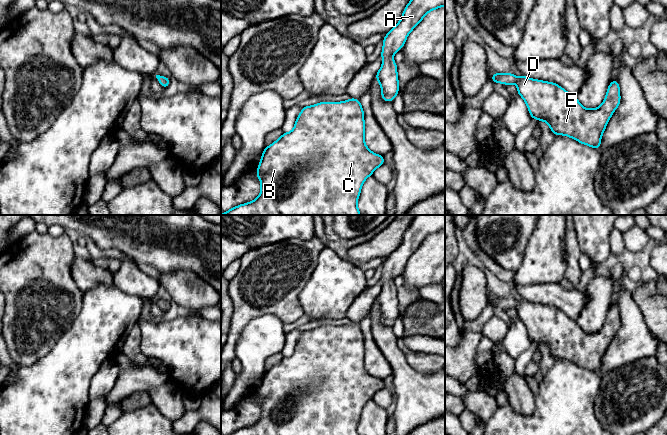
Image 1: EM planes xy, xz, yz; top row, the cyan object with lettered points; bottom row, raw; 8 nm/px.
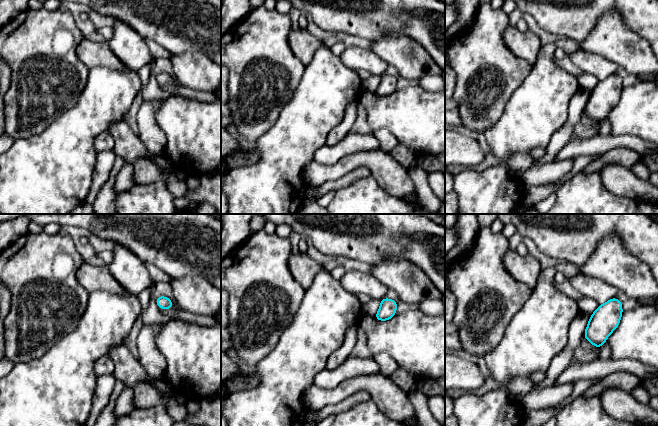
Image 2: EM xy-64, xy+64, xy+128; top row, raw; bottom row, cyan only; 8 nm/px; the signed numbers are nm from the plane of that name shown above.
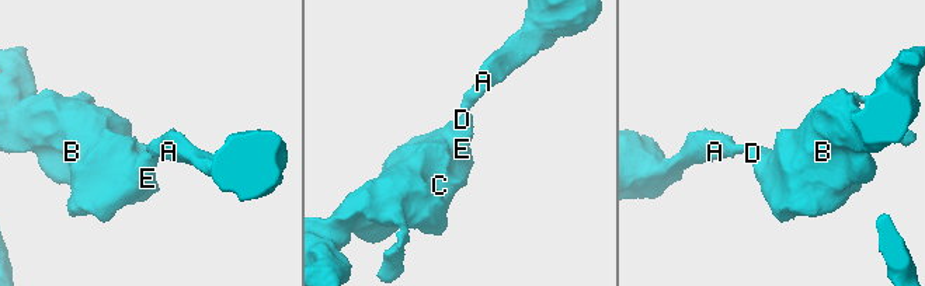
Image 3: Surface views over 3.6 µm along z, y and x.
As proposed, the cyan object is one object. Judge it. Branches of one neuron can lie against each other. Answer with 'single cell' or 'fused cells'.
single cell

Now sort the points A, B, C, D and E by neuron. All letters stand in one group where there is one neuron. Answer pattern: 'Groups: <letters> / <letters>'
Groups: A B C D E

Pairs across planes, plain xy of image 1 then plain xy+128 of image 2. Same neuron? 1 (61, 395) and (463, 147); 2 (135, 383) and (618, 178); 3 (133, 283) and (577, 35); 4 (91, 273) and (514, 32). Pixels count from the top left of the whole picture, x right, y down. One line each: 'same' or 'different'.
1: different
2: same
3: different
4: same

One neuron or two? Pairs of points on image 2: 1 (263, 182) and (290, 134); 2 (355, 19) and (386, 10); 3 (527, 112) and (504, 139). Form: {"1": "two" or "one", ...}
{"1": "one", "2": "one", "3": "one"}

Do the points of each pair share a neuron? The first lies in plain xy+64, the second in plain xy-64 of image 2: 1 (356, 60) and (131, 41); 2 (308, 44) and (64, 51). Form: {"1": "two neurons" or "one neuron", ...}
{"1": "one neuron", "2": "two neurons"}

